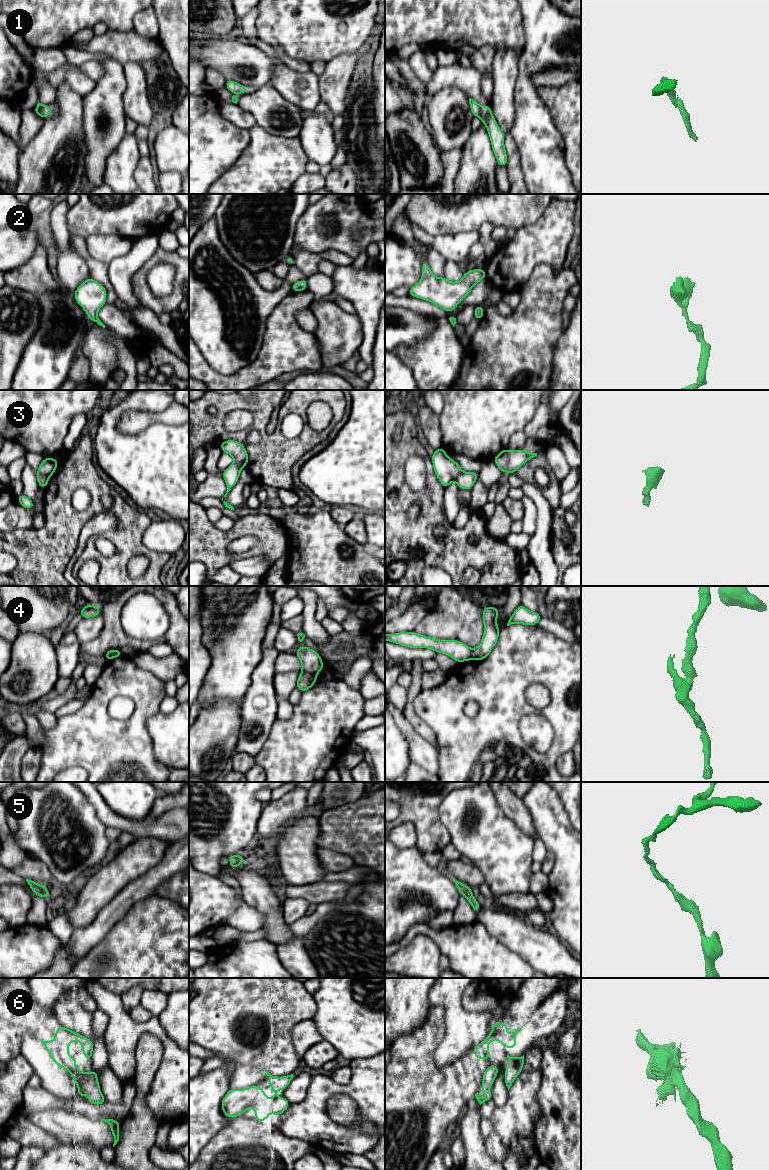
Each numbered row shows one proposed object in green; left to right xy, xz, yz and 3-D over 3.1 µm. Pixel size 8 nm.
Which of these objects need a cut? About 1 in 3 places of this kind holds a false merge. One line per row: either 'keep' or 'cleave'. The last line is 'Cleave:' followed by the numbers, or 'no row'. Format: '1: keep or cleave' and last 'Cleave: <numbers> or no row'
1: cleave
2: keep
3: cleave
4: cleave
5: keep
6: keep
Cleave: 1, 3, 4

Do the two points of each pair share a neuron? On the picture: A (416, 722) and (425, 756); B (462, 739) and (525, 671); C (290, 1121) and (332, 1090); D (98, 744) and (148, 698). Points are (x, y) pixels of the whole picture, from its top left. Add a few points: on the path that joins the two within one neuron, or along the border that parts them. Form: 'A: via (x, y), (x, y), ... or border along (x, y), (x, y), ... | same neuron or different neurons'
A: border along (405, 716), (412, 727), (435, 747) | different neurons
B: via (479, 722), (508, 688) | same neuron
C: via (300, 1117), (322, 1095) | same neuron
D: via (113, 744), (142, 713) | same neuron

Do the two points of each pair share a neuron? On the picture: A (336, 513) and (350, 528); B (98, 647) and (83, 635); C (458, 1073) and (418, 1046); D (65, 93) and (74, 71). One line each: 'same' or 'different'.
A: same
B: different
C: same
D: different

